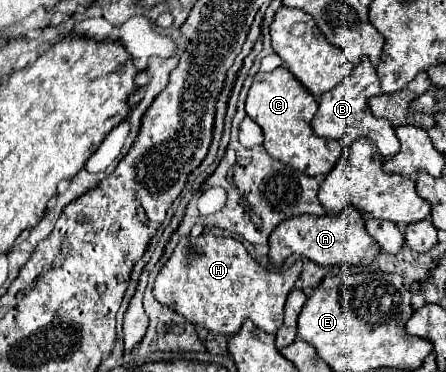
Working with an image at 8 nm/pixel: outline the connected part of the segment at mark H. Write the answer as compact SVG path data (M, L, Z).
M201 234L197 238L187 236L179 240L173 256L167 260L167 264L161 268L161 272L155 278L153 294L161 304L173 308L177 314L187 318L191 324L203 326L205 330L215 332L215 334L235 336L241 330L245 320L253 320L259 330L267 334L275 334L275 330L281 328L283 324L283 306L299 274L301 274L301 260L297 260L295 264L291 264L289 268L281 272L271 272L263 268L261 264L257 264L239 240L221 238L213 234Z

